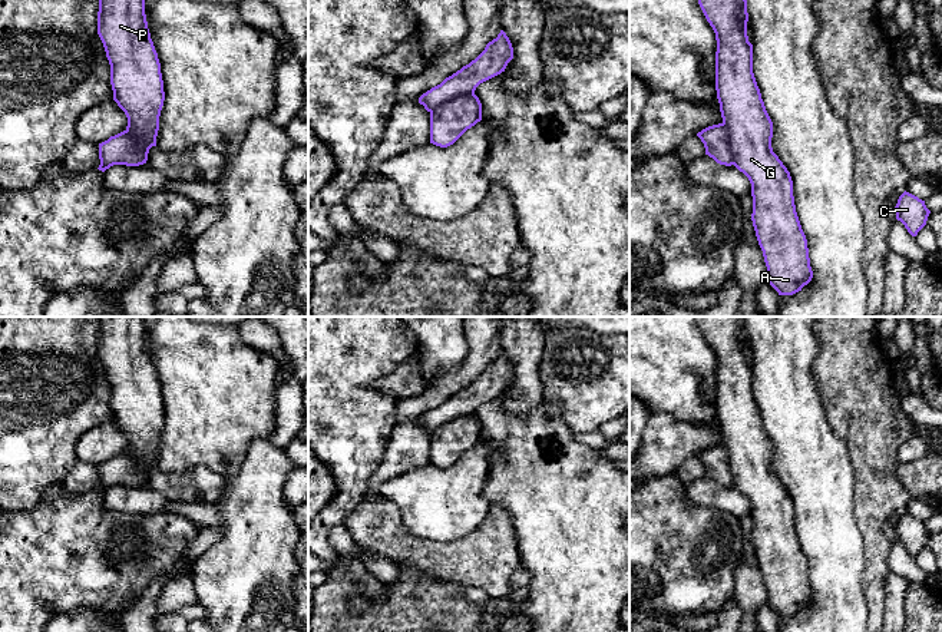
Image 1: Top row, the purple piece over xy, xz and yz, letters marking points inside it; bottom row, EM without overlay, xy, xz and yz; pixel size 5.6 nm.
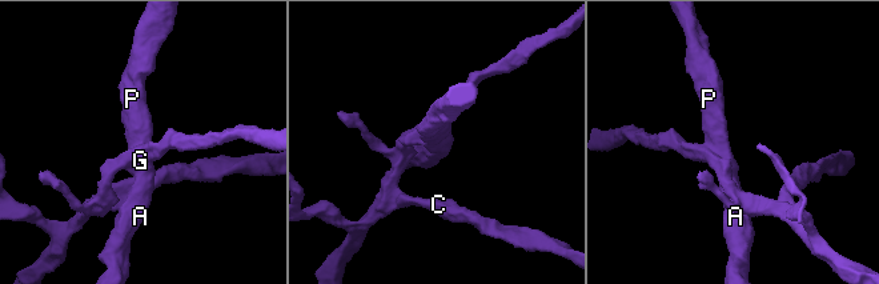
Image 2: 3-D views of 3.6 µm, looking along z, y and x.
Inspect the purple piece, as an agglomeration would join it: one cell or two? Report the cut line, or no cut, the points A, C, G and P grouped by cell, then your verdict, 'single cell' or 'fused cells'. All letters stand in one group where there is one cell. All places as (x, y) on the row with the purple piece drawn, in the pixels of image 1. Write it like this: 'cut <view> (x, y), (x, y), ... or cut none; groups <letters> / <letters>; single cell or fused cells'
cut xz (473, 92), (448, 99), (430, 113); groups A G P / C; fused cells

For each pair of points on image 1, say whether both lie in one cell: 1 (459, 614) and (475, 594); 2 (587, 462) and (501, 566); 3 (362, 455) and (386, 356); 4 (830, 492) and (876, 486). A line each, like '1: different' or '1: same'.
1: different
2: different
3: same
4: different

